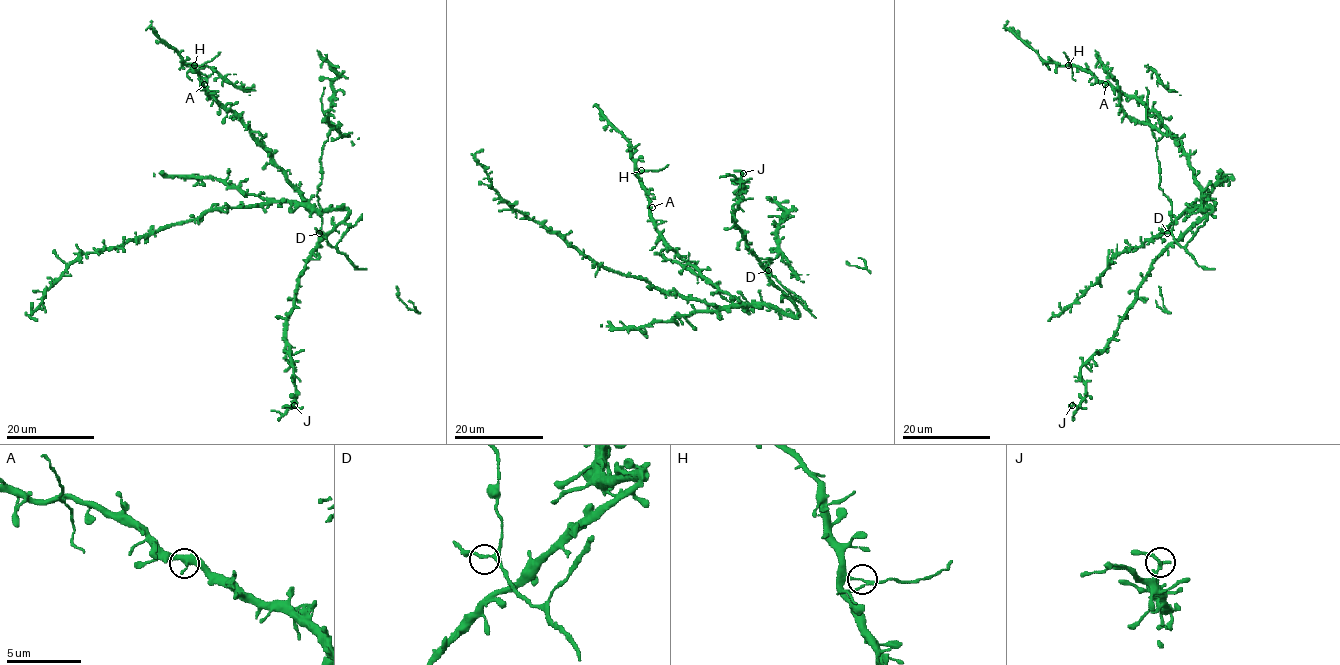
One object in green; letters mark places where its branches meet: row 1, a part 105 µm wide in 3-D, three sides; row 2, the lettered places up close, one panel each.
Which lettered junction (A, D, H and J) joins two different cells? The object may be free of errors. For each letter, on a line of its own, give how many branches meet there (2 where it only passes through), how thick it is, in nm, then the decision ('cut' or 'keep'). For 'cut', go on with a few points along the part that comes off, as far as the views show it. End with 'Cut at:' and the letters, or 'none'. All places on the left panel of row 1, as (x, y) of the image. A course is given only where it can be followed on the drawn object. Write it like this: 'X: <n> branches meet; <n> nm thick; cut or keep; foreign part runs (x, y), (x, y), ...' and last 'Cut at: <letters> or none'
A: 3 branches meet; 260 nm thick; keep
D: 3 branches meet; 160 nm thick; keep
H: 3 branches meet; 170 nm thick; cut; foreign part runs (194, 65), (203, 65), (220, 52)
J: 3 branches meet; 170 nm thick; keep
Cut at: H

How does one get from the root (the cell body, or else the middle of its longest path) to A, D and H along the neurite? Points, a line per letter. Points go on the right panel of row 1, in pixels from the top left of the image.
A: (1202, 205), (1201, 186), (1195, 178), (1189, 156), (1163, 124), (1163, 120), (1140, 100), (1105, 84)
D: (1202, 205), (1202, 209), (1213, 210), (1194, 224), (1197, 232), (1184, 246), (1167, 233)
H: (1202, 205), (1201, 186), (1195, 178), (1189, 156), (1163, 124), (1163, 120), (1140, 100), (1069, 65)

